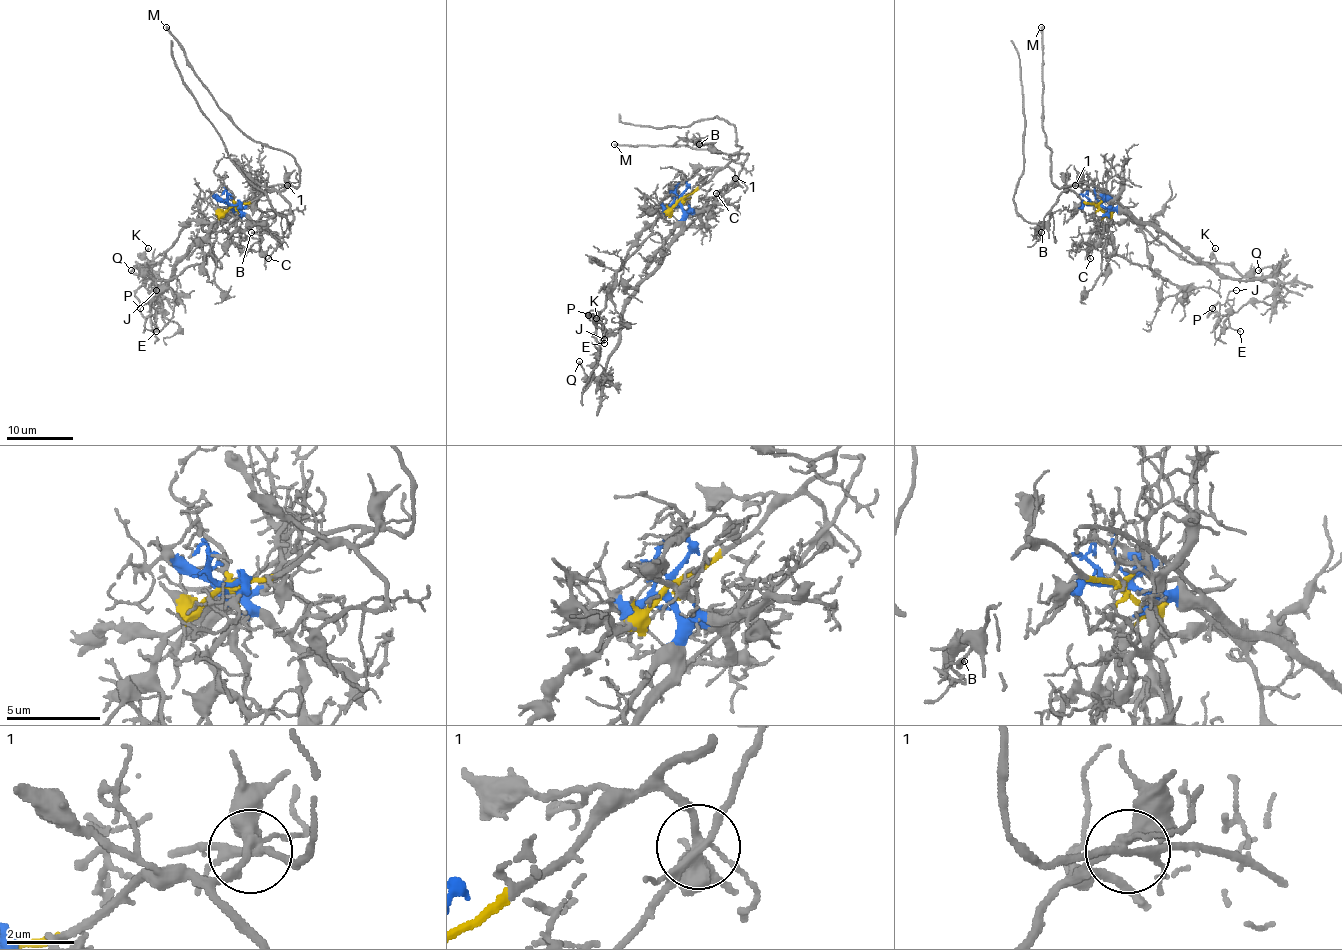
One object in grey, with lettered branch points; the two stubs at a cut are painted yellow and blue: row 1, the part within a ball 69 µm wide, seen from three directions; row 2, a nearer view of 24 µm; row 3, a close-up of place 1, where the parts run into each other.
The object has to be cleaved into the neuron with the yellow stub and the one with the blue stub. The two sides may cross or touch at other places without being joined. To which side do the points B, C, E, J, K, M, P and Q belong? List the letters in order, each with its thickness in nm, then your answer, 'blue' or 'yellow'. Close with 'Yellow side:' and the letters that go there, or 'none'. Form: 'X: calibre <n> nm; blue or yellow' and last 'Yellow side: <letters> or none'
B: calibre 140 nm; yellow
C: calibre 130 nm; blue
E: calibre 120 nm; yellow
J: calibre 110 nm; yellow
K: calibre 110 nm; yellow
M: calibre 240 nm; blue
P: calibre 170 nm; yellow
Q: calibre 200 nm; blue
Yellow side: B, E, J, K, P

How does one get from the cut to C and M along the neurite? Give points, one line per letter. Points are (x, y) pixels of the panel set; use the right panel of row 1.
C: (1097, 206), (1107, 209), (1107, 226), (1102, 231), (1102, 239), (1087, 252), (1090, 259)
M: (1097, 206), (1108, 207), (1110, 196), (1098, 187), (1085, 184), (1058, 187), (1052, 181), (1042, 121), (1040, 26)

